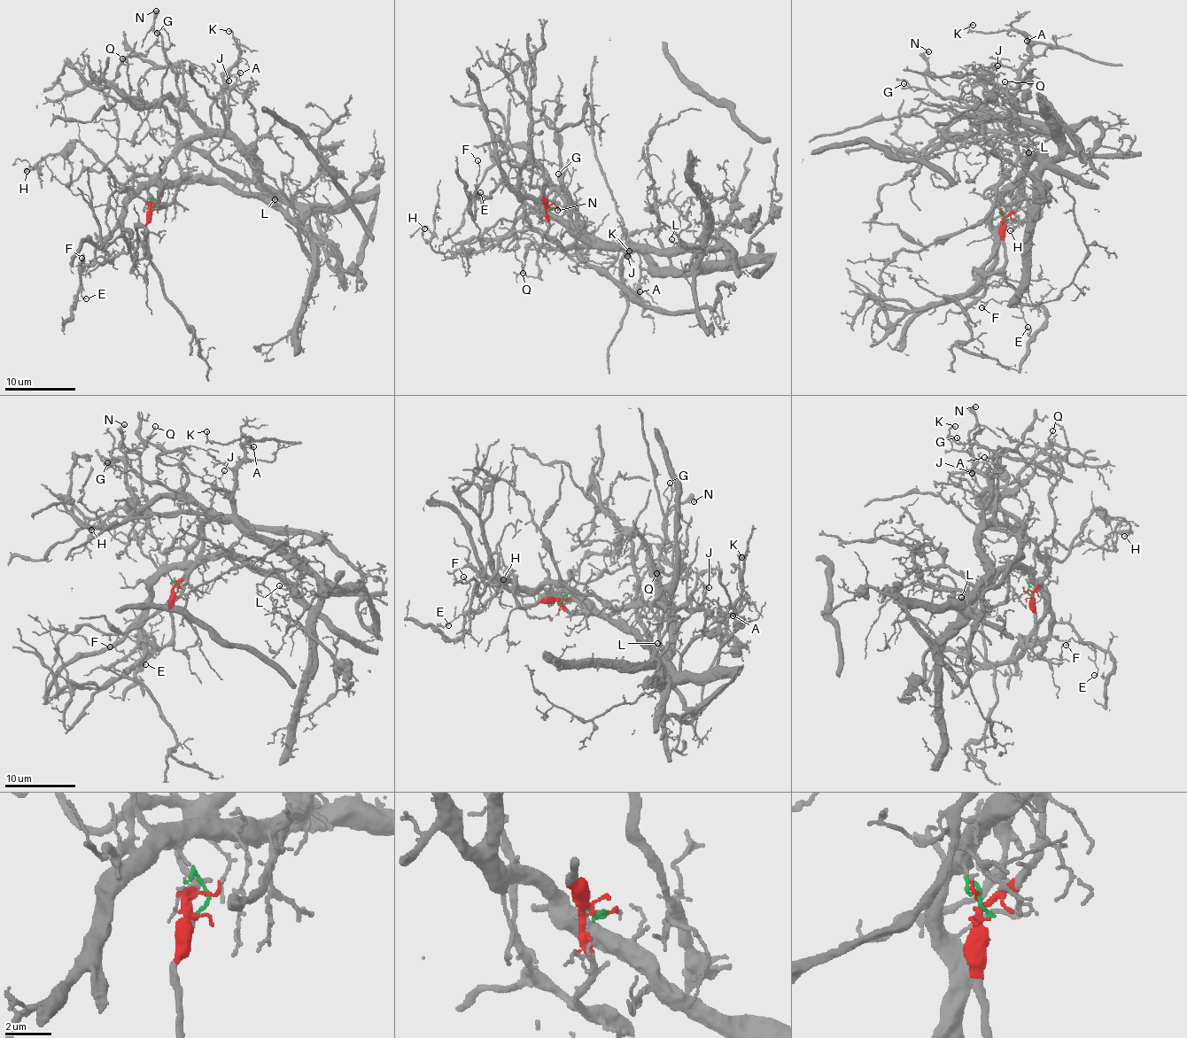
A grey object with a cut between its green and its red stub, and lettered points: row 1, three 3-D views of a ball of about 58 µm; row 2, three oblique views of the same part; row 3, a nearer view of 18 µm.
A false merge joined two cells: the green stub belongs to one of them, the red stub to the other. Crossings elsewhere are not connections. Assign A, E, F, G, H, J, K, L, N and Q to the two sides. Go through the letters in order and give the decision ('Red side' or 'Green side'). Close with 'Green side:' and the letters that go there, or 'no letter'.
A: Red side
E: Green side
F: Green side
G: Red side
H: Red side
J: Red side
K: Red side
L: Green side
N: Red side
Q: Green side
Green side: E, F, L, Q

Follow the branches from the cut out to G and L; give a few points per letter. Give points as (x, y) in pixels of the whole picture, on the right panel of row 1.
G: (1006, 222), (1004, 218), (1022, 198), (1023, 157), (1007, 124), (963, 103), (912, 89), (903, 82)
L: (1006, 220), (997, 204), (1004, 190), (1027, 166), (1027, 154), (1035, 156), (1037, 150), (1035, 154), (1028, 152)

